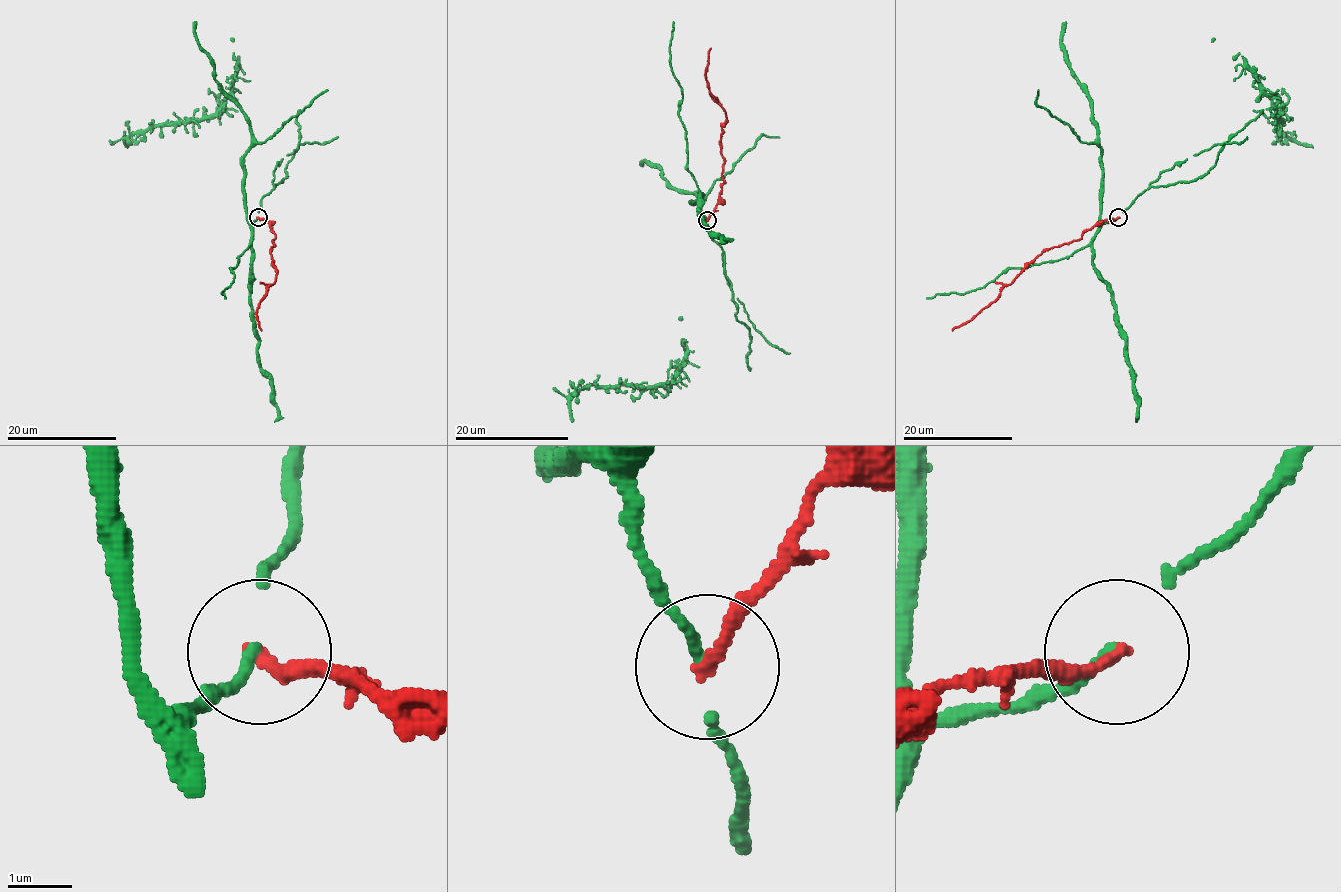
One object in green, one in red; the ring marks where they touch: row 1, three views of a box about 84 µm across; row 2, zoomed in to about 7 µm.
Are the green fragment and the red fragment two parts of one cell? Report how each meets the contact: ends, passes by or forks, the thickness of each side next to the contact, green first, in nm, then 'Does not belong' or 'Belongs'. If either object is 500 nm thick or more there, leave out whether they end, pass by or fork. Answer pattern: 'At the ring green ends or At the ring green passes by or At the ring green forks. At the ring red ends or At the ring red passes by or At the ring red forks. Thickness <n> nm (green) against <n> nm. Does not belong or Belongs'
At the ring green passes by. At the ring red ends. Thickness 110 nm (green) against 190 nm. Does not belong

